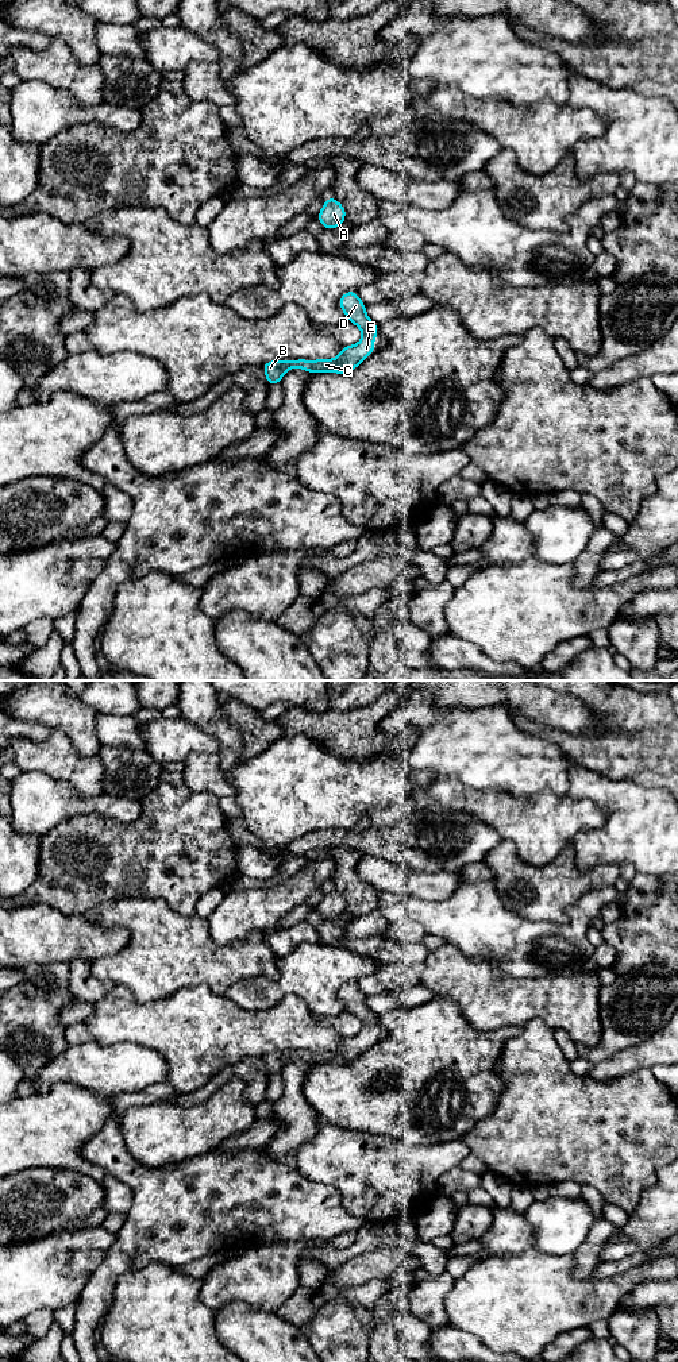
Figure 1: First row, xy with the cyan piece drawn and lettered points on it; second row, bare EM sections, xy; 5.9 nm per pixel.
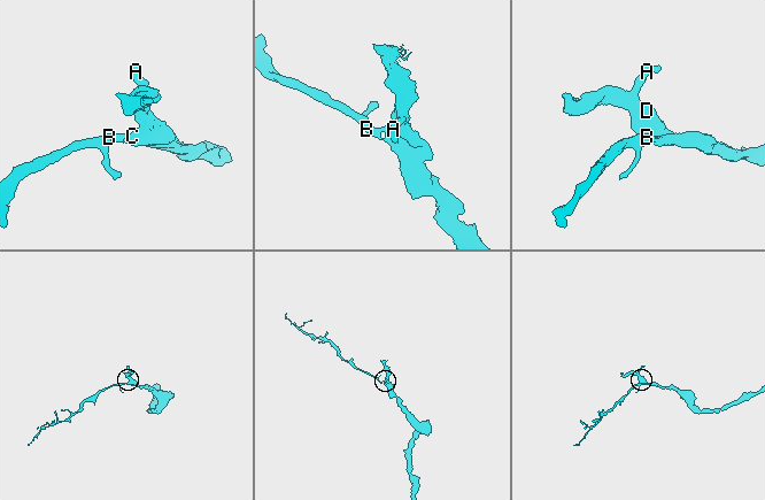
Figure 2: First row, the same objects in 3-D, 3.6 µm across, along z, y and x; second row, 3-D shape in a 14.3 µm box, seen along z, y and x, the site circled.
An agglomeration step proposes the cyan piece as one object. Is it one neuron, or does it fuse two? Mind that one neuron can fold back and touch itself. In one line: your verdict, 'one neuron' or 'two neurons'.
one neuron

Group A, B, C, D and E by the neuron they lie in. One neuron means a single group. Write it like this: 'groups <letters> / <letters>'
groups A B C D E

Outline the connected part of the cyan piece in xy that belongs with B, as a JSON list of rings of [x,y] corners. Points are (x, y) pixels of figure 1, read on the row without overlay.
[[[348,981],[339,989],[339,999],[344,1003],[346,1010],[362,1022],[362,1031],[358,1035],[342,1039],[335,1050],[292,1050],[292,1052],[269,1052],[262,1056],[267,1076],[281,1074],[284,1065],[289,1060],[303,1060],[309,1065],[336,1064],[347,1065],[355,1061],[367,1046],[375,1043],[373,1031],[380,1026],[378,1016],[366,1006],[366,996],[358,988],[355,981]]]

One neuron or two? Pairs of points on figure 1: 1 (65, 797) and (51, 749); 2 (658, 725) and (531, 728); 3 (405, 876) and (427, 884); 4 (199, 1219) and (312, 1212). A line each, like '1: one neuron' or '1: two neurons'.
1: two neurons
2: one neuron
3: one neuron
4: one neuron

